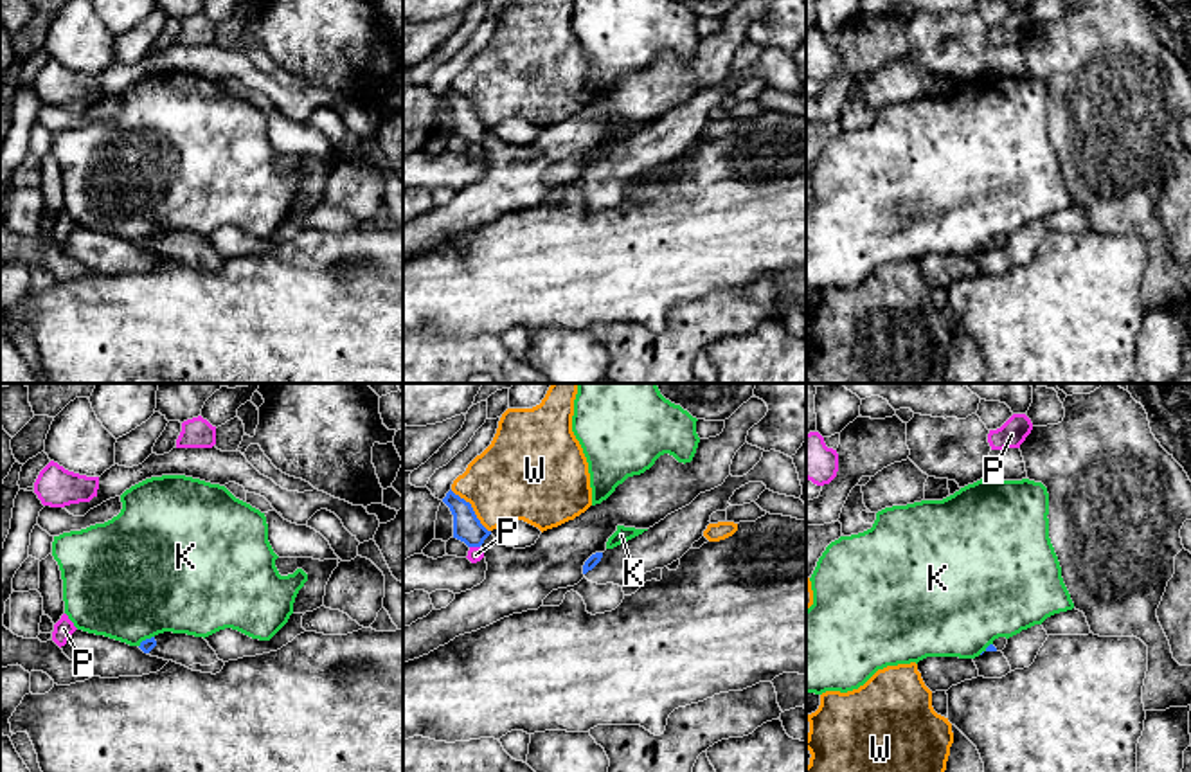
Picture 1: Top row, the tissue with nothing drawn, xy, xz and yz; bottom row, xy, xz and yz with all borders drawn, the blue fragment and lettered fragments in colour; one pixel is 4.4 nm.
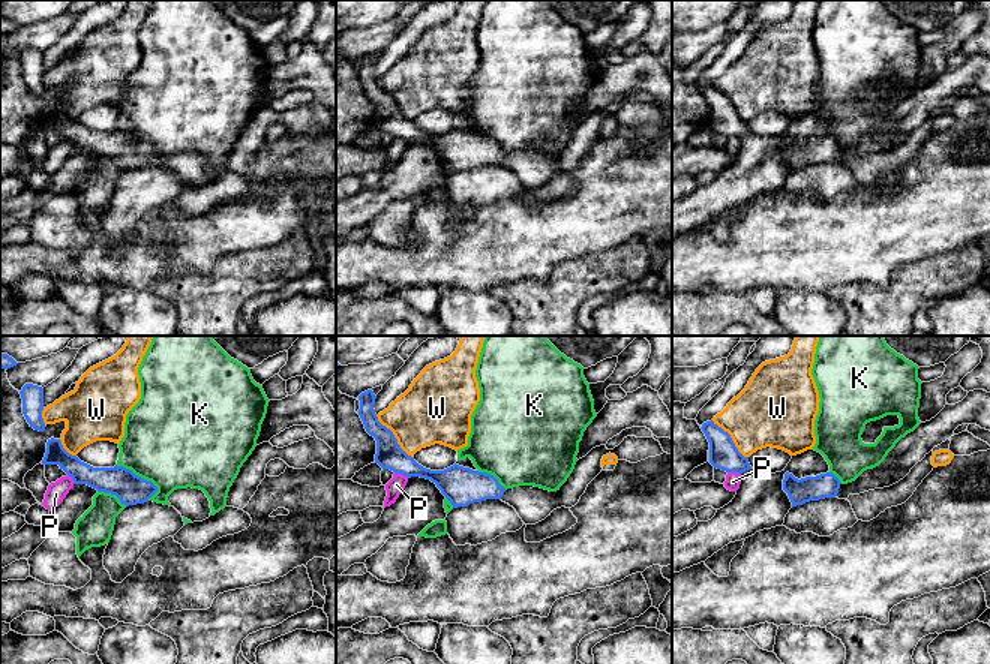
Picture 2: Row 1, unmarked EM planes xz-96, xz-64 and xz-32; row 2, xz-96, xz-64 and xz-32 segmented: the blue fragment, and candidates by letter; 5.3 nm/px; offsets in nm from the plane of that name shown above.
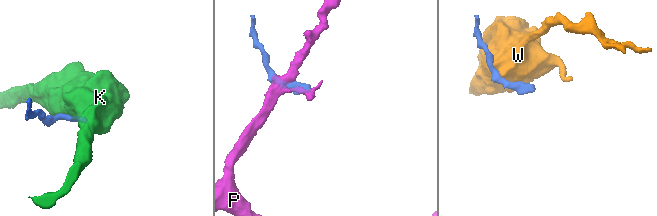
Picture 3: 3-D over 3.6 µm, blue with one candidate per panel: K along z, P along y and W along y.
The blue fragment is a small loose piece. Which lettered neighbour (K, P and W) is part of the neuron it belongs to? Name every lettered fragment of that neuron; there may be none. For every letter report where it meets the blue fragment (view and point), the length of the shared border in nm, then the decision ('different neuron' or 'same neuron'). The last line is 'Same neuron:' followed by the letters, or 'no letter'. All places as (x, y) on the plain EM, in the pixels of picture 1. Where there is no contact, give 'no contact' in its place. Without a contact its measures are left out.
K: meets blue in xy at (146, 236); contact 90 nm long; different neuron
P: meets blue in xz at (475, 143); contact 50 nm long; different neuron
W: meets blue in xz at (472, 105); contact 260 nm long; different neuron
Same neuron: no letter

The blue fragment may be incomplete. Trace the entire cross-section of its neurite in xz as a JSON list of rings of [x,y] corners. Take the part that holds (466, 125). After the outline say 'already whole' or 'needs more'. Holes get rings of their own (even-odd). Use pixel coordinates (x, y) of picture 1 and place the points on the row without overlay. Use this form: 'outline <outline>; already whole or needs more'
outline [[[452,86],[446,90],[443,99],[453,112],[453,135],[464,139],[468,144],[480,144],[491,128],[480,121],[471,101],[455,92]]]; already whole

